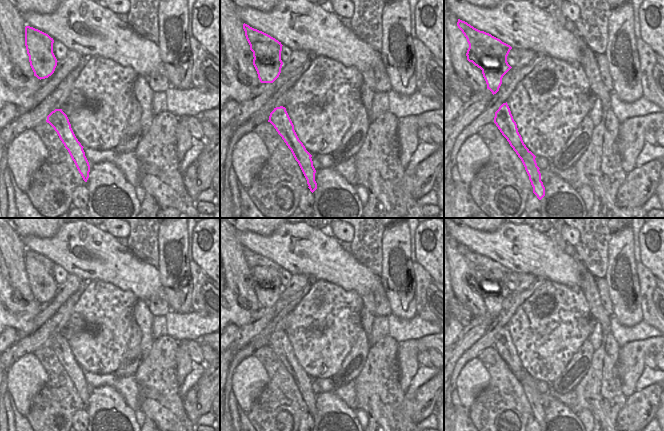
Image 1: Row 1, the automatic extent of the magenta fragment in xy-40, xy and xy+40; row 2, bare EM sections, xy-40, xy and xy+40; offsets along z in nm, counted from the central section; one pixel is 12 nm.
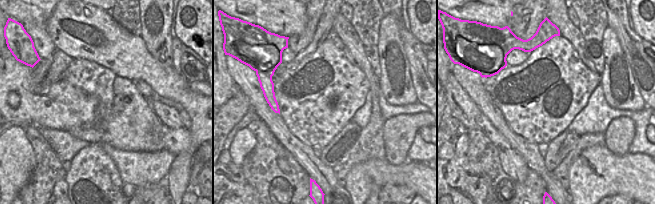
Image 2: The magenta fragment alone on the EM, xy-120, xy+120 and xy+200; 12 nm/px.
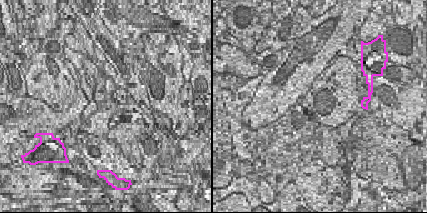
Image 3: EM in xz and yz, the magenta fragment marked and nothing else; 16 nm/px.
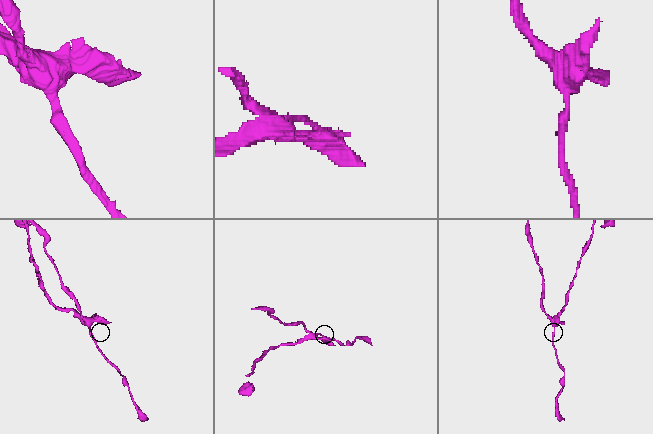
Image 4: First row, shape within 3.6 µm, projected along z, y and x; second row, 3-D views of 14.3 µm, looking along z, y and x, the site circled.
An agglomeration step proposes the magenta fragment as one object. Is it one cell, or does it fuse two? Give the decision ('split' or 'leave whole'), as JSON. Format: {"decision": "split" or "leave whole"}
{"decision": "split"}

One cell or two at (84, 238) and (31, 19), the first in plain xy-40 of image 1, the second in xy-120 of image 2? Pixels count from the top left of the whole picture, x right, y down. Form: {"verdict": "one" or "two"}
{"verdict": "two"}

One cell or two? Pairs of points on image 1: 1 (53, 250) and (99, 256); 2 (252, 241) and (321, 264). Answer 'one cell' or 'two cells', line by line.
1: one cell
2: one cell

